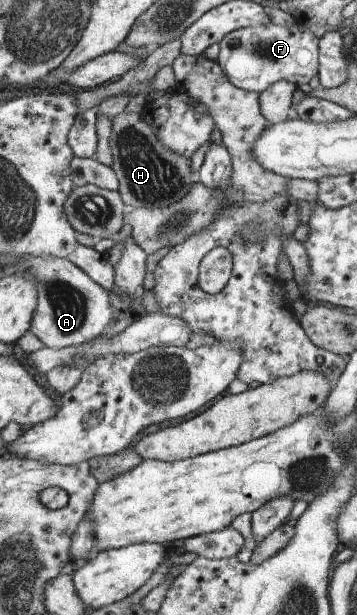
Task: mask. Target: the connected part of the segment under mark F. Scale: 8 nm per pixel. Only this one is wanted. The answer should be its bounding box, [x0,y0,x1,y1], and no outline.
[217,21,320,92]

